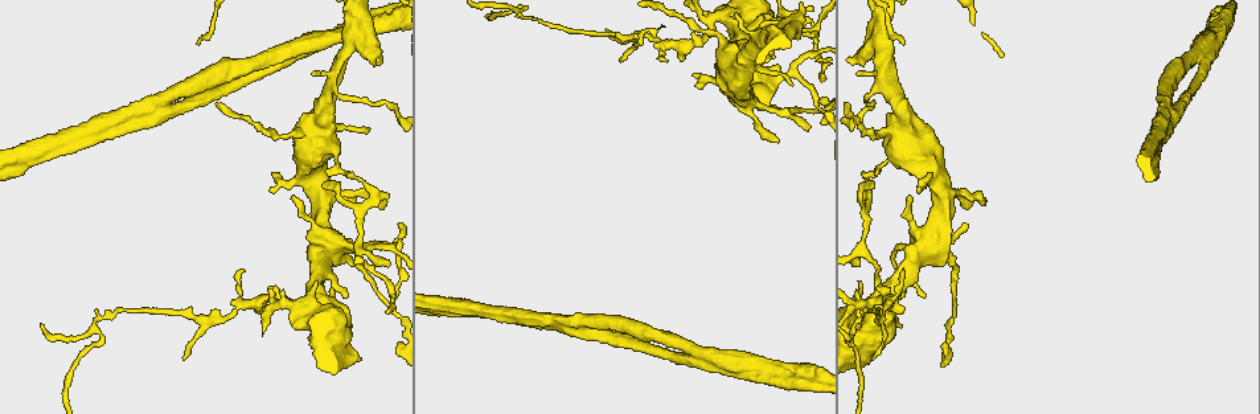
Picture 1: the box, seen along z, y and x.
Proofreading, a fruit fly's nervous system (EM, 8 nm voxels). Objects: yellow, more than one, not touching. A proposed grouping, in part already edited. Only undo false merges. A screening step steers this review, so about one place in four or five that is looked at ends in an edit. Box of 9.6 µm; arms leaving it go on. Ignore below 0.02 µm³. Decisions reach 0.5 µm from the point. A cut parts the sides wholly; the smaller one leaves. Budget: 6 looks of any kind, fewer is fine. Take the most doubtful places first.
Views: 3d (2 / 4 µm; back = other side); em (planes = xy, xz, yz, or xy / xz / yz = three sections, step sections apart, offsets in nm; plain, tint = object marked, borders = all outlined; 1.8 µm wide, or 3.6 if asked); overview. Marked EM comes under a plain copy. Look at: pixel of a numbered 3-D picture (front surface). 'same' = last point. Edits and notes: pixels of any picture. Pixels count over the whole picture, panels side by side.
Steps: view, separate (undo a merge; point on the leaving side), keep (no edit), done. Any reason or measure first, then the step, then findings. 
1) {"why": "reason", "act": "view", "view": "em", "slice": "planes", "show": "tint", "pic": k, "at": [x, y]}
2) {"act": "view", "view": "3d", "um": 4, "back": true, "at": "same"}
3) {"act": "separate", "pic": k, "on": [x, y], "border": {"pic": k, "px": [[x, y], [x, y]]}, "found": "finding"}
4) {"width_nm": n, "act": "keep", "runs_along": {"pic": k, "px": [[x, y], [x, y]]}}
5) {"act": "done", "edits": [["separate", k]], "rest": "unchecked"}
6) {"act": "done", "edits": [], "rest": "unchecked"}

{"why": "side arm on a straight run", "act": "view", "view": "3d", "um": 2, "back": true, "pic": 1, "at": [270, 59]}

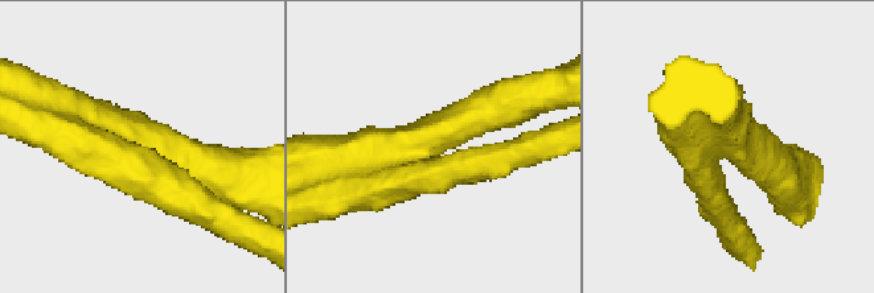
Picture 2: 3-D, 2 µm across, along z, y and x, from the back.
{"why": "need the tissue", "act": "view", "view": "em", "um": 3.6, "slice": "yz", "step": 4, "show": "tint", "pic": 2, "at": [440, 138]}

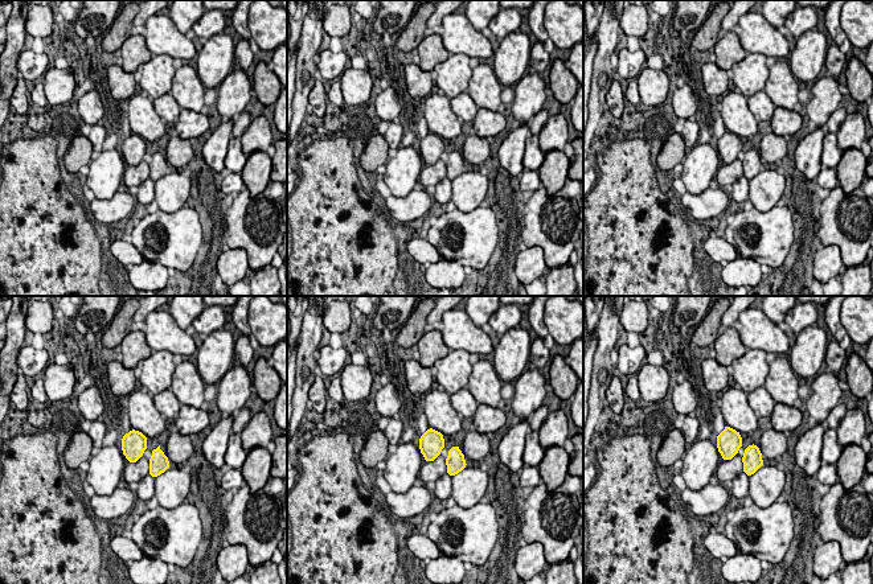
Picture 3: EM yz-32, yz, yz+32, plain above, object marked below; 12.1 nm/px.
{"why": "cut it another way", "act": "view", "view": "em", "um": 3.6, "slice": "planes", "show": "borders", "at": "same"}

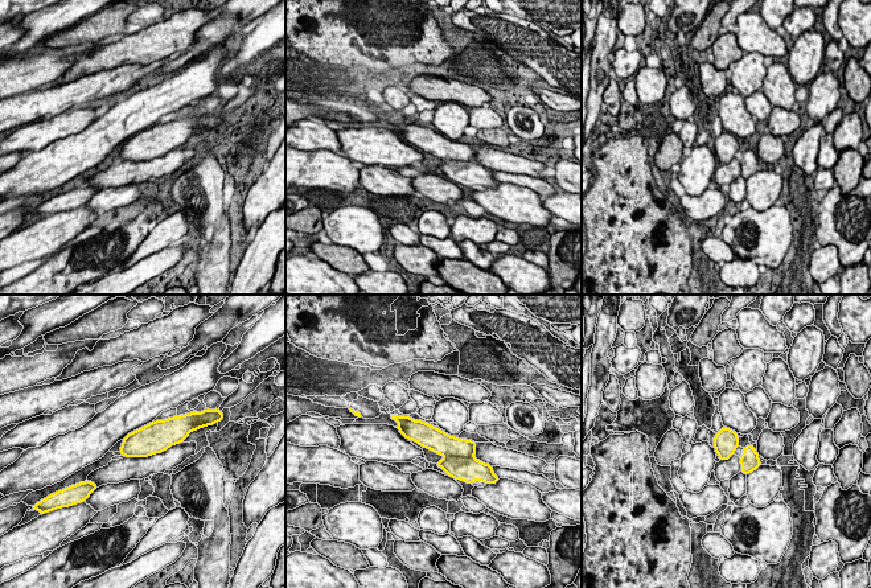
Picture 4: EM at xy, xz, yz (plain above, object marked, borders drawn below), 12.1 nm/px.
{"act": "keep", "found": "continuous, no second cell"}

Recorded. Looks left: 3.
{"why": "calibre changes", "act": "view", "view": "3d", "um": 4, "pic": 1, "at": [864, 307]}

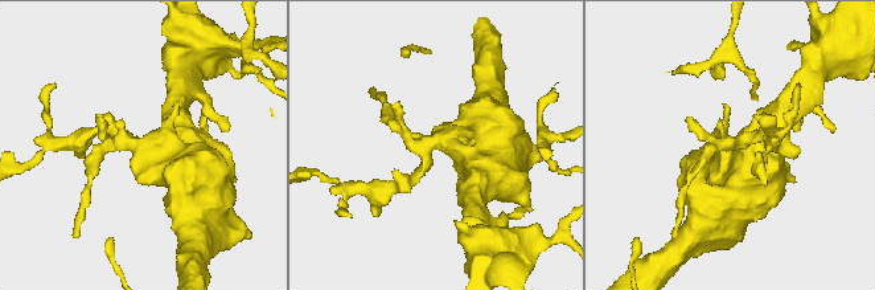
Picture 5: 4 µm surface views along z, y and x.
{"act": "view", "view": "em", "um": 3.6, "slice": "planes", "show": "tint", "pic": 5, "at": [732, 145]}

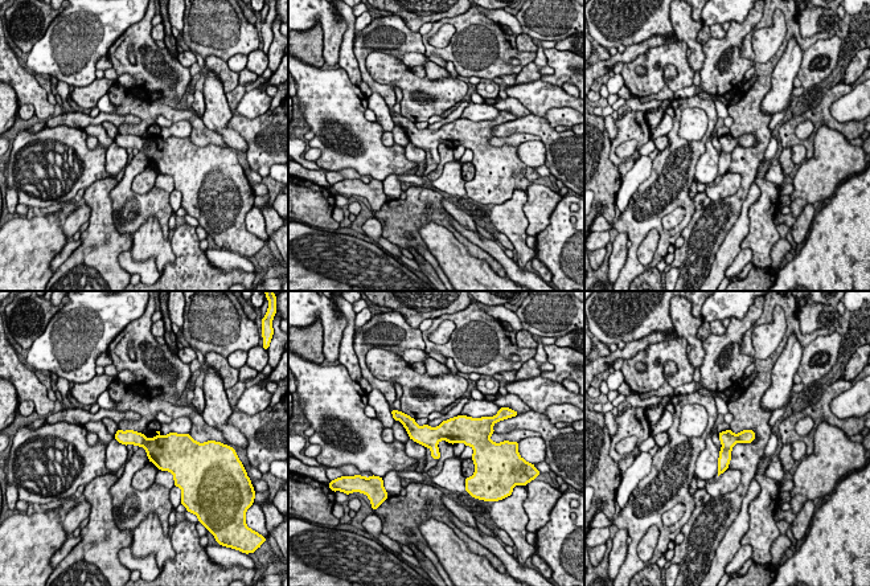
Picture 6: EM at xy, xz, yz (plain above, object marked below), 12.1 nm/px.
{"width_nm": 200, "act": "keep", "runs_along": {"pic": 6, "px": [[405, 419], [418, 433], [475, 438]]}, "found": "continuous, no second cell"}

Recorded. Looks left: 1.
{"why": "sudden change in width", "act": "view", "view": "em", "slice": "planes", "show": "tint", "pic": 1, "at": [874, 137]}

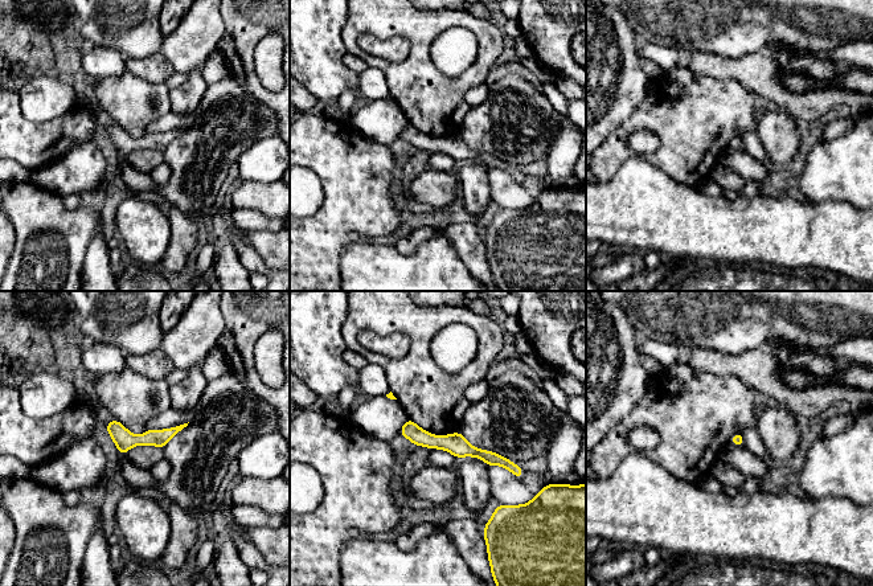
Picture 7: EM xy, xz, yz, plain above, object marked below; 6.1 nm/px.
{"act": "keep", "runs_along": {"pic": 7, "px": [[404, 431], [455, 443], [512, 467]]}, "found": "one cell here"}

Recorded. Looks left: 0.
{"act": "done", "edits": [], "rest": "unchecked"}

